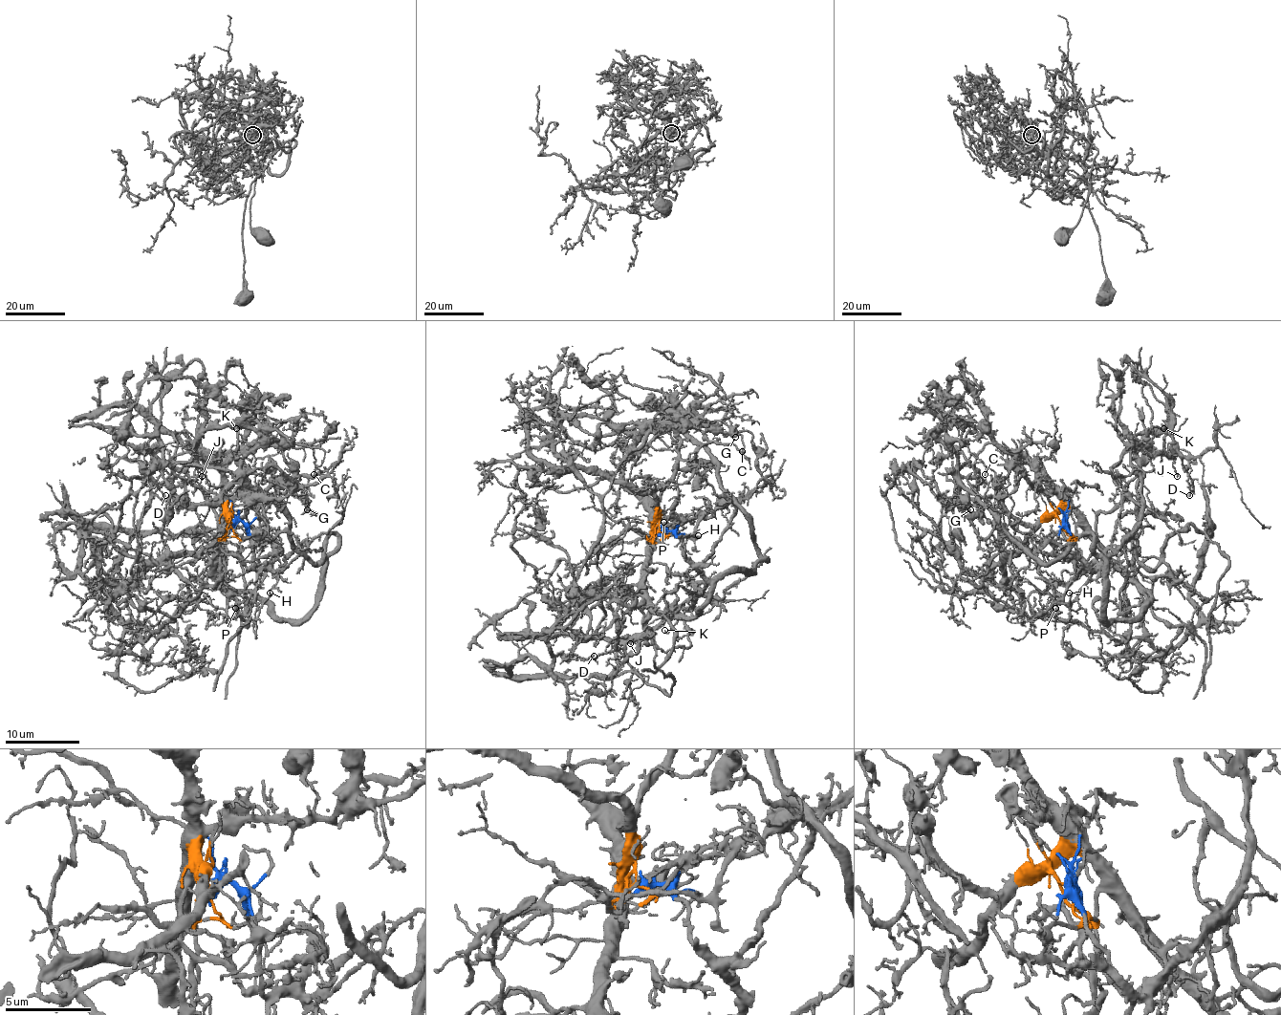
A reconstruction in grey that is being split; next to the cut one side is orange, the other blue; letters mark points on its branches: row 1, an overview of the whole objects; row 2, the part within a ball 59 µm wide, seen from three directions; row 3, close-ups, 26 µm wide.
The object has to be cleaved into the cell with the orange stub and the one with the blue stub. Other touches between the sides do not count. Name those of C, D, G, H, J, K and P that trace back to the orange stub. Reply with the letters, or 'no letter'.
C, G

